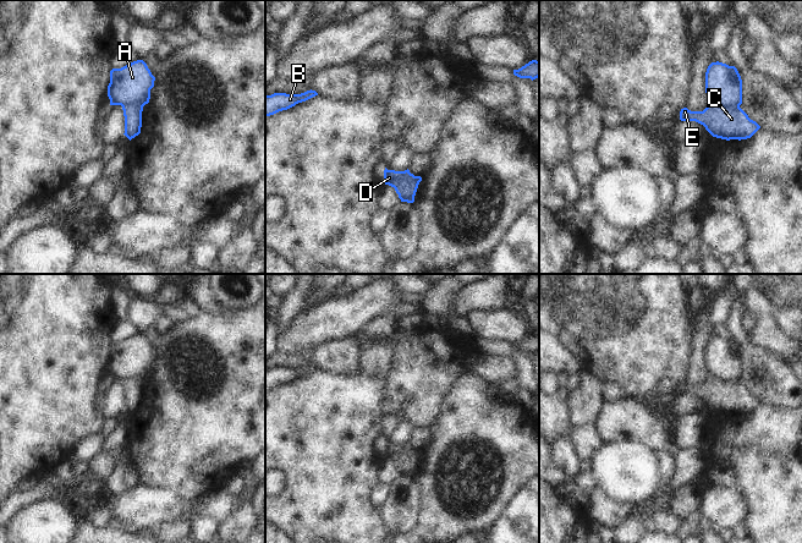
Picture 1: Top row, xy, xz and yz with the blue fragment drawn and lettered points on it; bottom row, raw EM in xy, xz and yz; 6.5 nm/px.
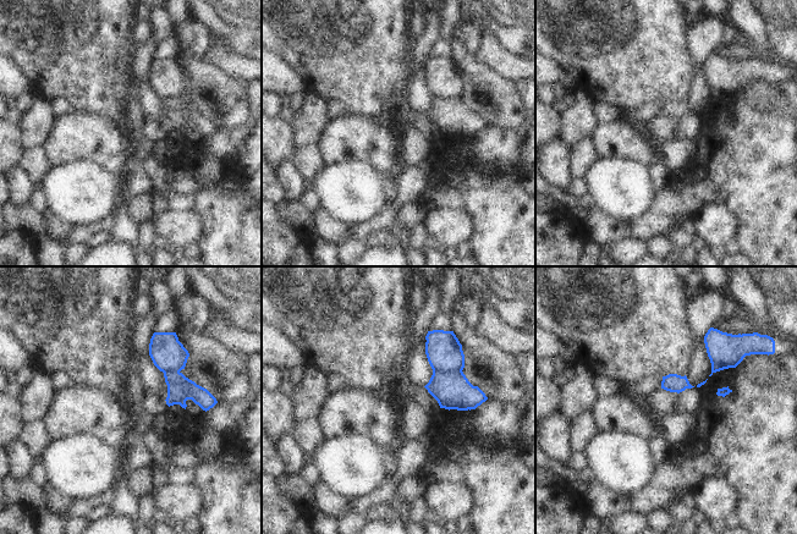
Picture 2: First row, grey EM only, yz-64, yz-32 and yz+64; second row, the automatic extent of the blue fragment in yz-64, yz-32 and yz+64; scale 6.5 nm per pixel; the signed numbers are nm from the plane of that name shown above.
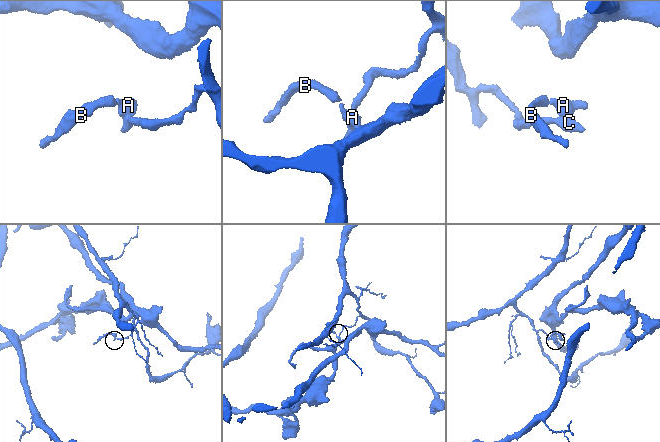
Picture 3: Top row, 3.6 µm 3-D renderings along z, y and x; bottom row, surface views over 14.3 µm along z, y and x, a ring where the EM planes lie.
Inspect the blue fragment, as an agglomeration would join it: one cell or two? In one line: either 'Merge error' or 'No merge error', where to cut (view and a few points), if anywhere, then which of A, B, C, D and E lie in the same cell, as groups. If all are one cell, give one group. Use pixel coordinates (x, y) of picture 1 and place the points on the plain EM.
Merge error. Split along yz (709, 374), (721, 380), (739, 380). Groups: A B D / C E

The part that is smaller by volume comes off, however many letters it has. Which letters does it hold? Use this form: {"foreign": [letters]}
{"foreign": ["A", "B", "D"]}

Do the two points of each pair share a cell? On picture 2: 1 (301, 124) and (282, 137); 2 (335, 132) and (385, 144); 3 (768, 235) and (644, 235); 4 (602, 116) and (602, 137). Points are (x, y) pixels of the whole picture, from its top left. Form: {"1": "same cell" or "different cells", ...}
{"1": "different cells", "2": "same cell", "3": "same cell", "4": "different cells"}

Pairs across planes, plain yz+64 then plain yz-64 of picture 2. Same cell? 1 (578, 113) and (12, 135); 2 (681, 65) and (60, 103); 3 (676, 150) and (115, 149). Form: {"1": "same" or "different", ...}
{"1": "different", "2": "different", "3": "different"}

